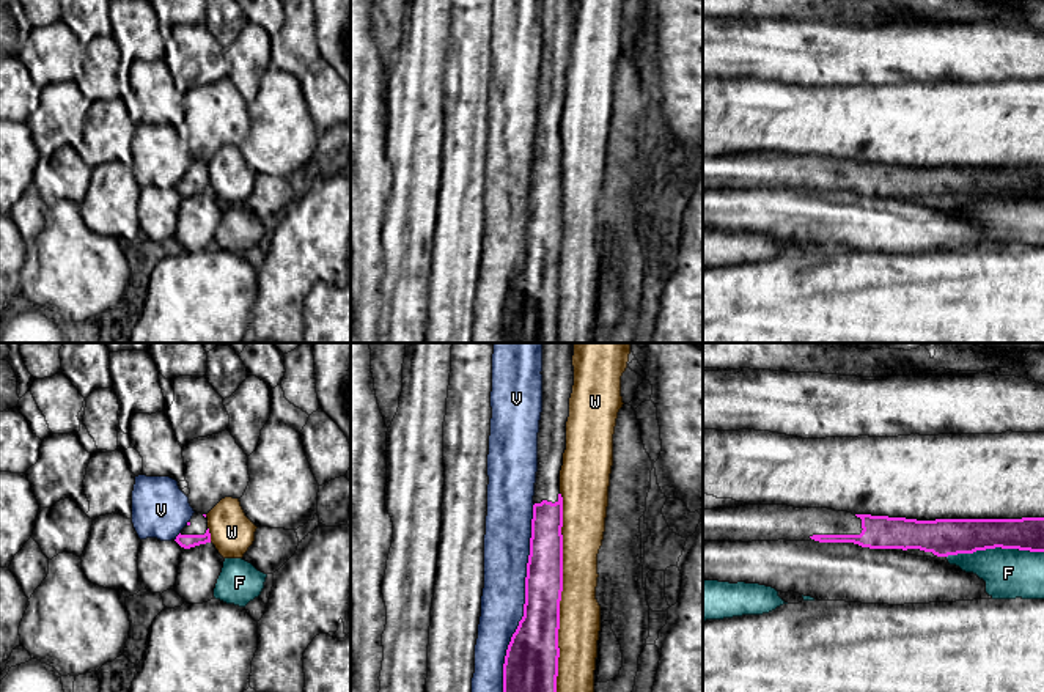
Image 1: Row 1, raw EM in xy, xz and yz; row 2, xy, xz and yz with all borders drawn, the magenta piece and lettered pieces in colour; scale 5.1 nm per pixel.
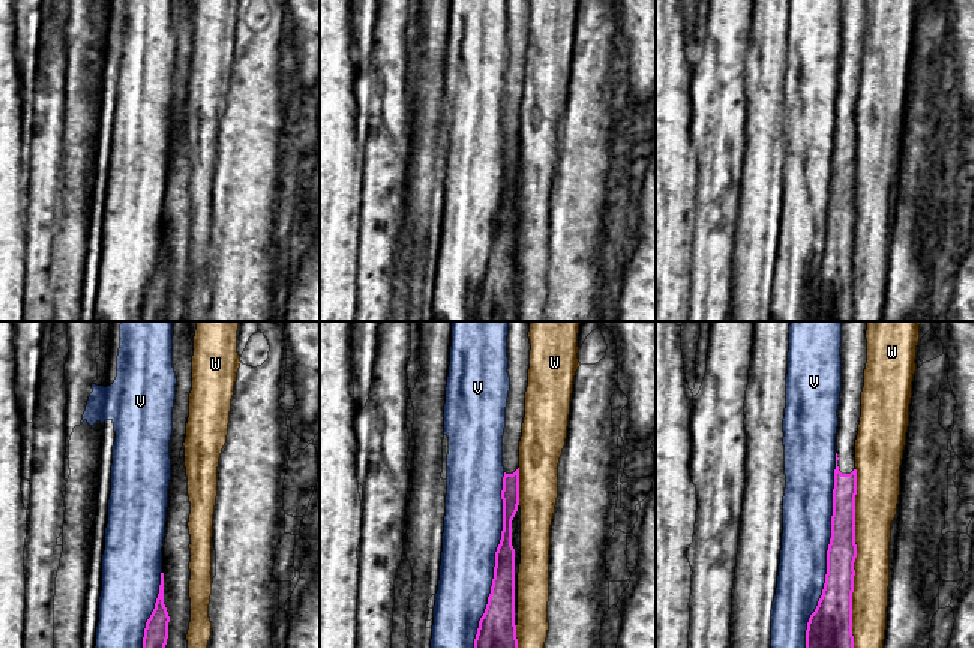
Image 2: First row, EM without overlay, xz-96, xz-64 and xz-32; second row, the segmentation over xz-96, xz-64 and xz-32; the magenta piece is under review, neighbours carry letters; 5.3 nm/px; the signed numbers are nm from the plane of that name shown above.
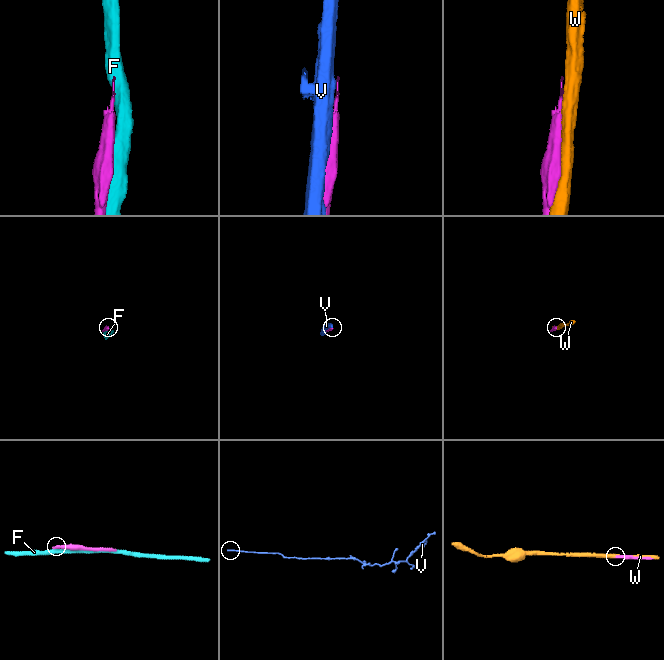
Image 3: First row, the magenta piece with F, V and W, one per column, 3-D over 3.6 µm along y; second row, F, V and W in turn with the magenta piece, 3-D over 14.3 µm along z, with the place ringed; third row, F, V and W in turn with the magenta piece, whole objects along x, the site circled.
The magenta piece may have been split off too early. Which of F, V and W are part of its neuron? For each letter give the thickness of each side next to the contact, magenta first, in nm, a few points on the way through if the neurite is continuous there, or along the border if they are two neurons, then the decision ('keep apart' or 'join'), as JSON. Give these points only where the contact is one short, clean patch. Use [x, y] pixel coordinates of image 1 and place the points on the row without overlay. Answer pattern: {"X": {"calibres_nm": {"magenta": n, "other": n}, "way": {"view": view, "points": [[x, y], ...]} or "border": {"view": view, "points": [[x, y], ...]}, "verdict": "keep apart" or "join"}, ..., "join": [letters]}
{"F": {"calibres_nm": {"magenta": 190, "other": 260}, "verdict": "keep apart"}, "V": {"calibres_nm": {"magenta": 240, "other": 220}, "verdict": "keep apart"}, "W": {"calibres_nm": {"magenta": 220, "other": 200}, "verdict": "keep apart"}, "join": []}

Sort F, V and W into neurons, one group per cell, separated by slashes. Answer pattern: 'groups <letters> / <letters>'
groups F / V / W

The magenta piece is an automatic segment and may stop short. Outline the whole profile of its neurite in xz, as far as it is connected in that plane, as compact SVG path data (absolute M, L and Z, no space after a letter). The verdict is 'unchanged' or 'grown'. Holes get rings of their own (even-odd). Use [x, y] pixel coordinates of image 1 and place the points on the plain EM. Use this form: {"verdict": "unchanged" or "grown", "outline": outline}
{"verdict": "grown", "outline": "M542 0L542 60L524 264L506 297L503 343L557 343L563 239L560 118L574 33L572 0Z"}

